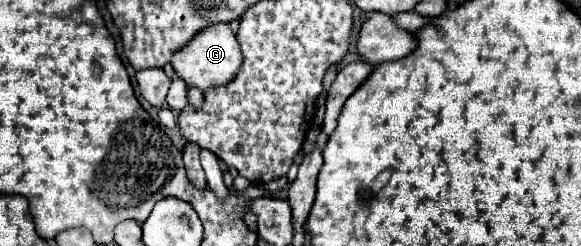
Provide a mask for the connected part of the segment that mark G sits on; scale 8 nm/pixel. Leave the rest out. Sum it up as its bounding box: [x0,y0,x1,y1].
[170,24,242,92]

